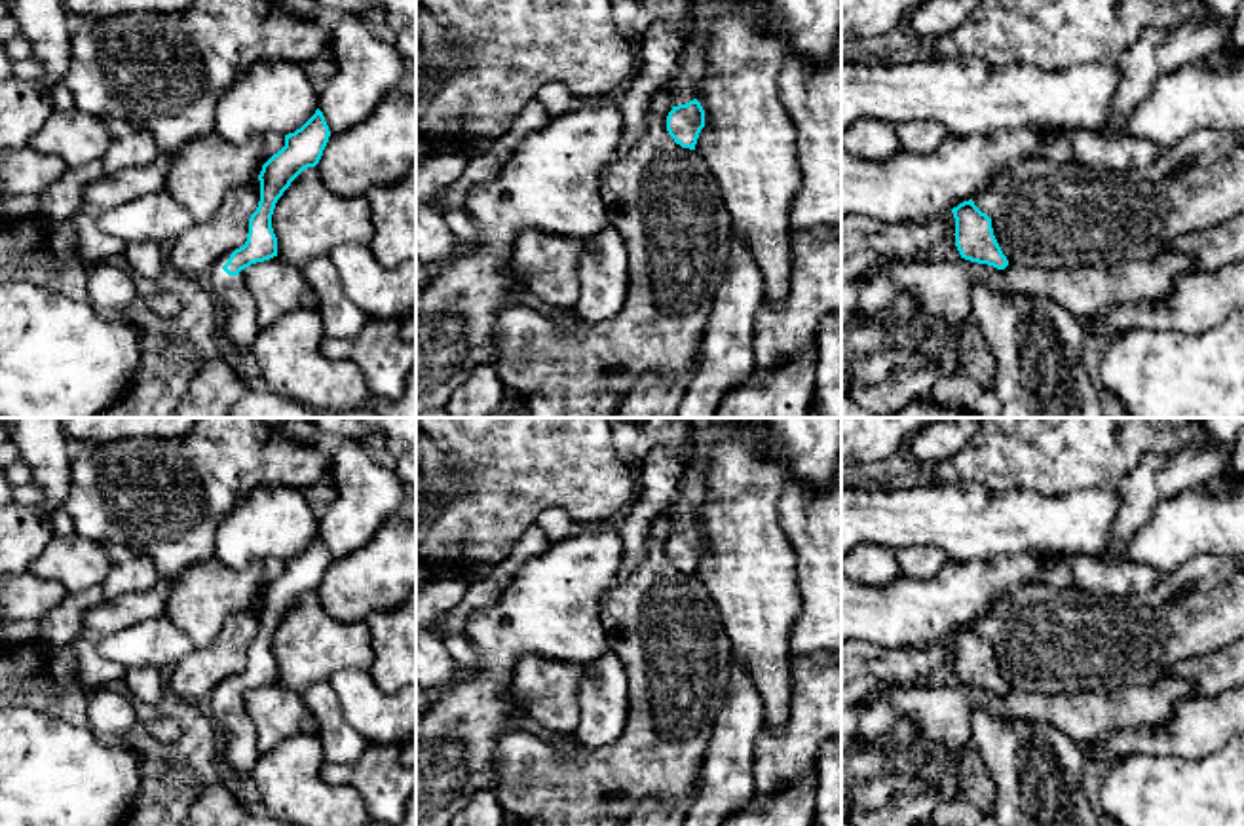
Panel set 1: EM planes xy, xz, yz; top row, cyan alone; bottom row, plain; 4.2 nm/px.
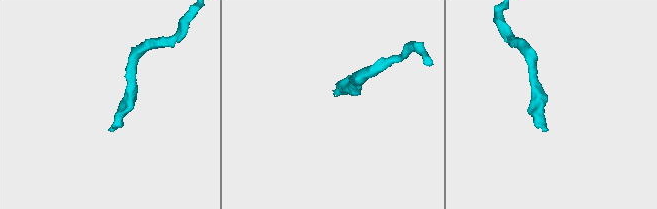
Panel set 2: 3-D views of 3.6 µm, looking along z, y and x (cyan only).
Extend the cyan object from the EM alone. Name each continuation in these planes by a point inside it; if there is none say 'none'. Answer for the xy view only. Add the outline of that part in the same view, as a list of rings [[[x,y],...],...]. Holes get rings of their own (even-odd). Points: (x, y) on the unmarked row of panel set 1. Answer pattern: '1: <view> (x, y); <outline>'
1: xy (238, 735); [[[230,680],[217,685],[205,708],[220,733],[224,765],[239,779],[247,779],[260,756],[256,729],[245,706],[245,695],[237,701],[222,695]]]

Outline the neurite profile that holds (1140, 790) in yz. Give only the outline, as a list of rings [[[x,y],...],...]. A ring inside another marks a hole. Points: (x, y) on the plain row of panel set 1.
[[[1244,735],[1204,758],[1122,758],[1103,769],[1100,798],[1119,826],[1244,826]]]

